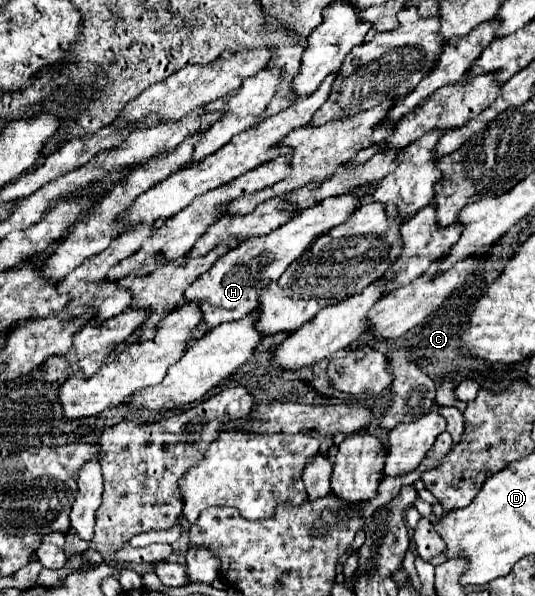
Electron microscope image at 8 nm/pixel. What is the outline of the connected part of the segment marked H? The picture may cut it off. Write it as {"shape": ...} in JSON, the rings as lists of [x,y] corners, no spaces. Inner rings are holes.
{"shape":[[[362,184],[348,194],[324,198],[318,204],[302,210],[294,220],[276,228],[274,232],[270,232],[266,236],[252,236],[248,240],[242,240],[242,244],[238,244],[228,254],[224,254],[204,276],[200,276],[190,288],[186,288],[184,302],[196,298],[204,312],[204,320],[196,328],[194,336],[202,338],[210,328],[214,328],[222,322],[244,318],[246,314],[256,310],[262,288],[266,288],[266,284],[270,284],[270,282],[276,282],[284,274],[284,270],[294,260],[298,260],[298,256],[302,256],[302,252],[318,236],[322,236],[326,230],[346,222],[360,208],[364,198],[368,194],[372,194],[374,190],[376,190],[376,184]]]}

